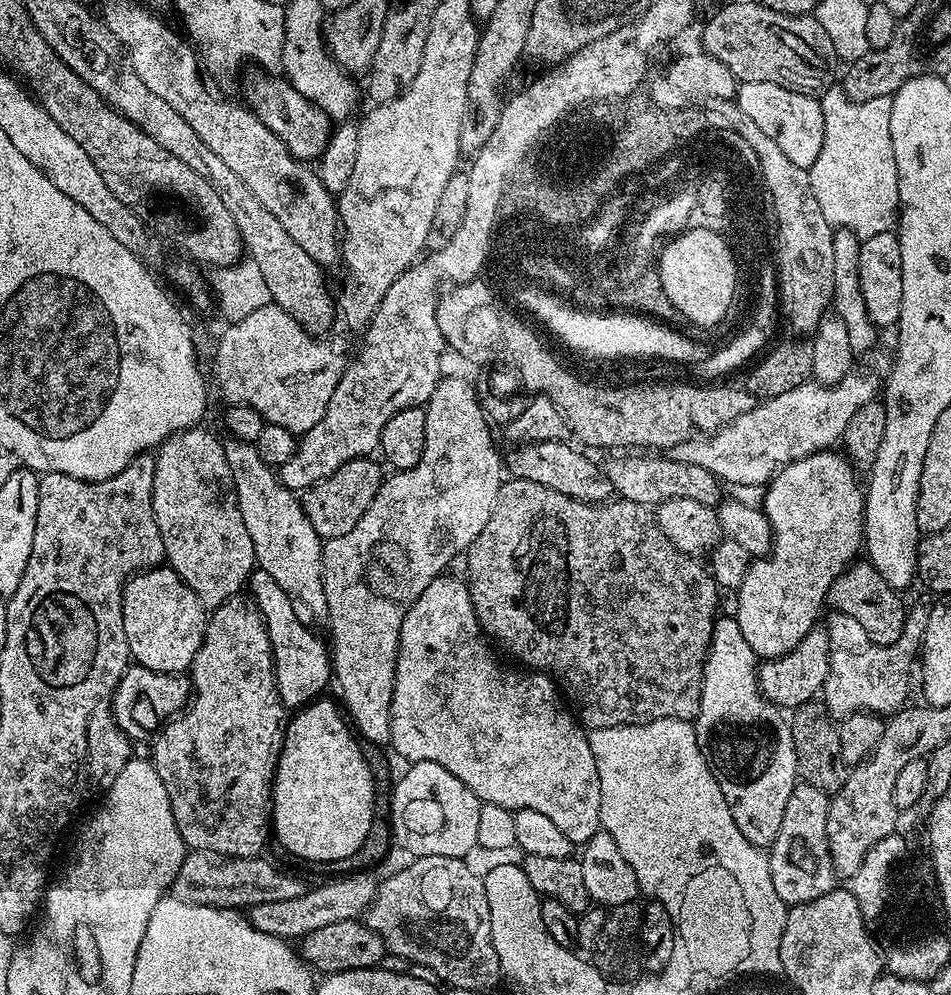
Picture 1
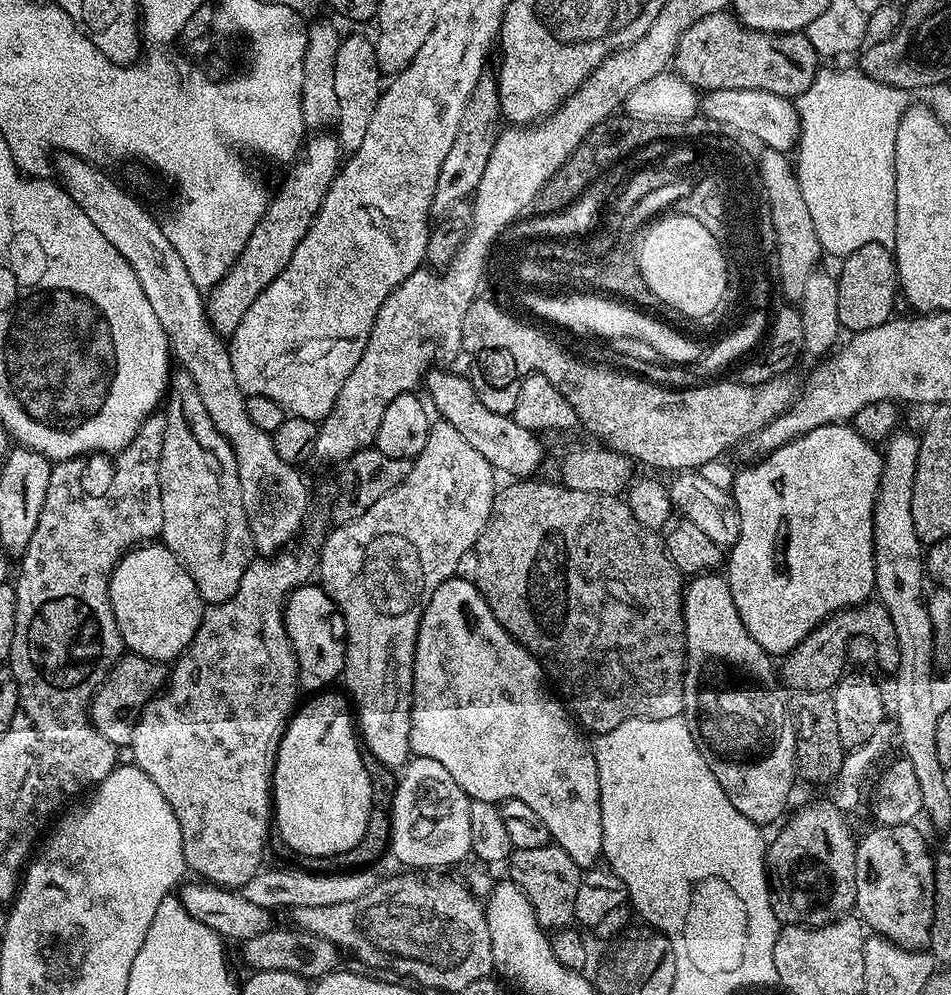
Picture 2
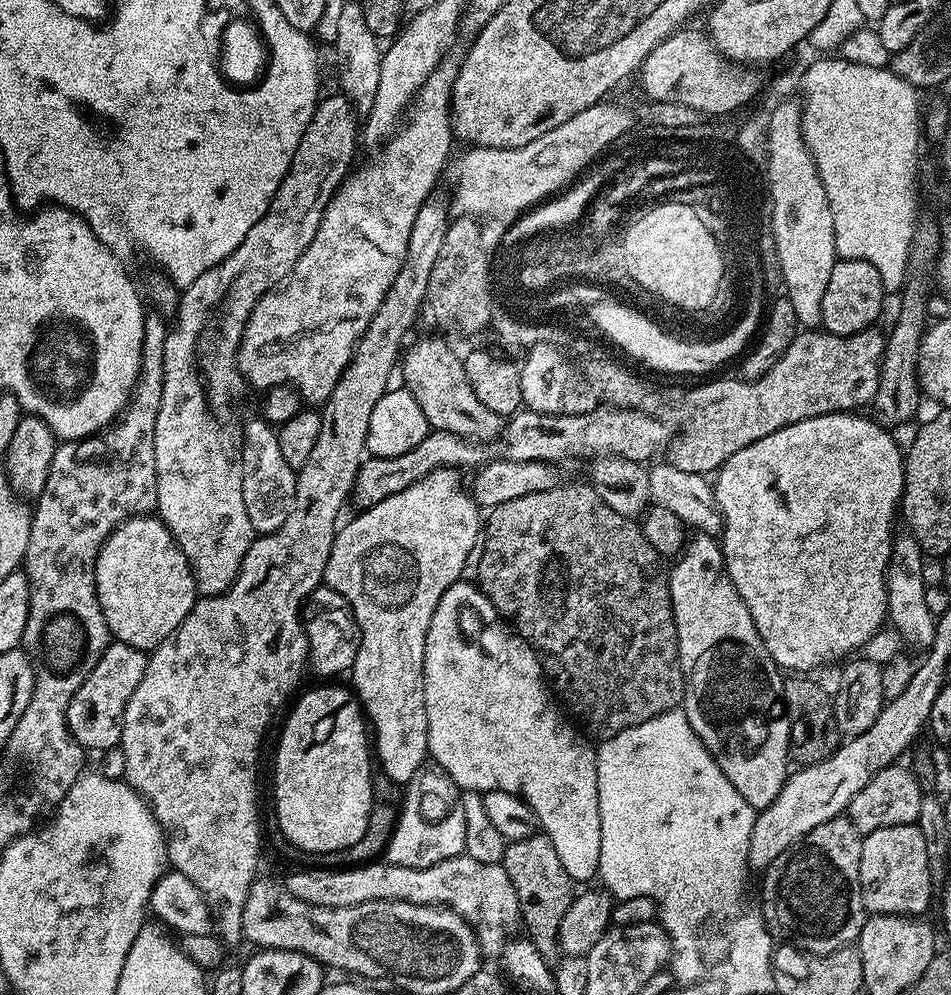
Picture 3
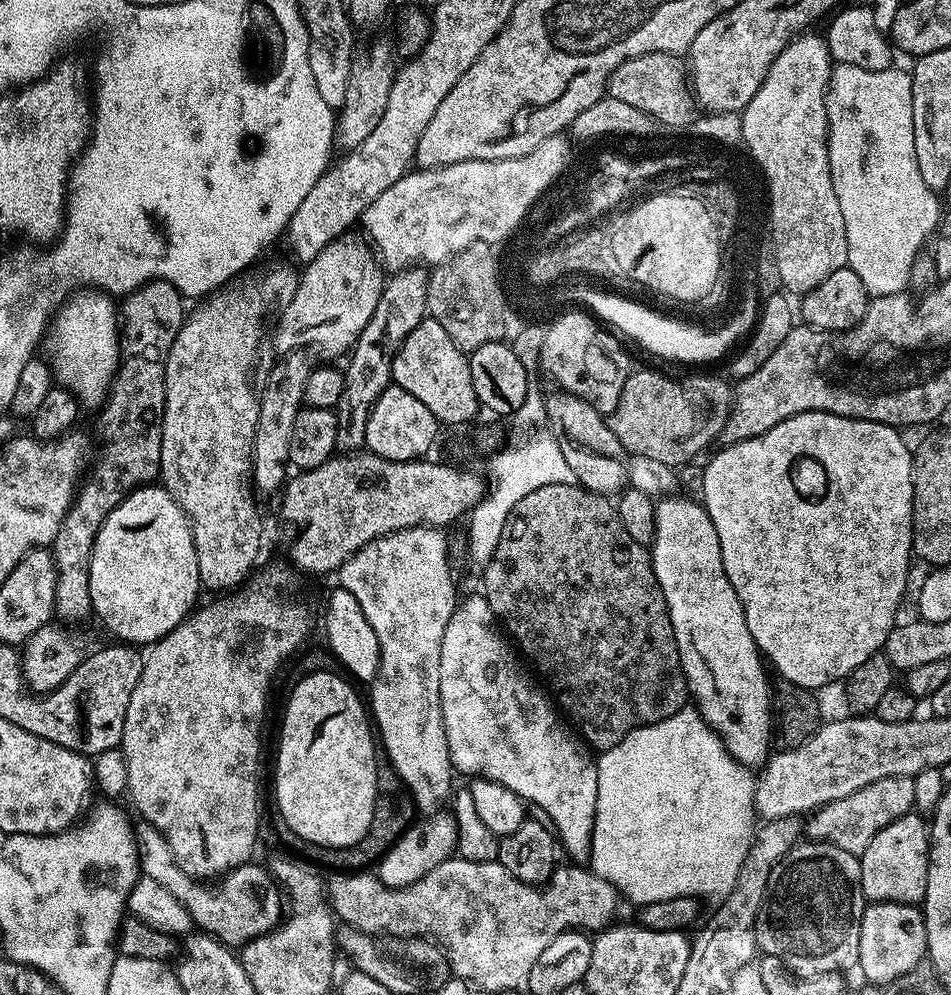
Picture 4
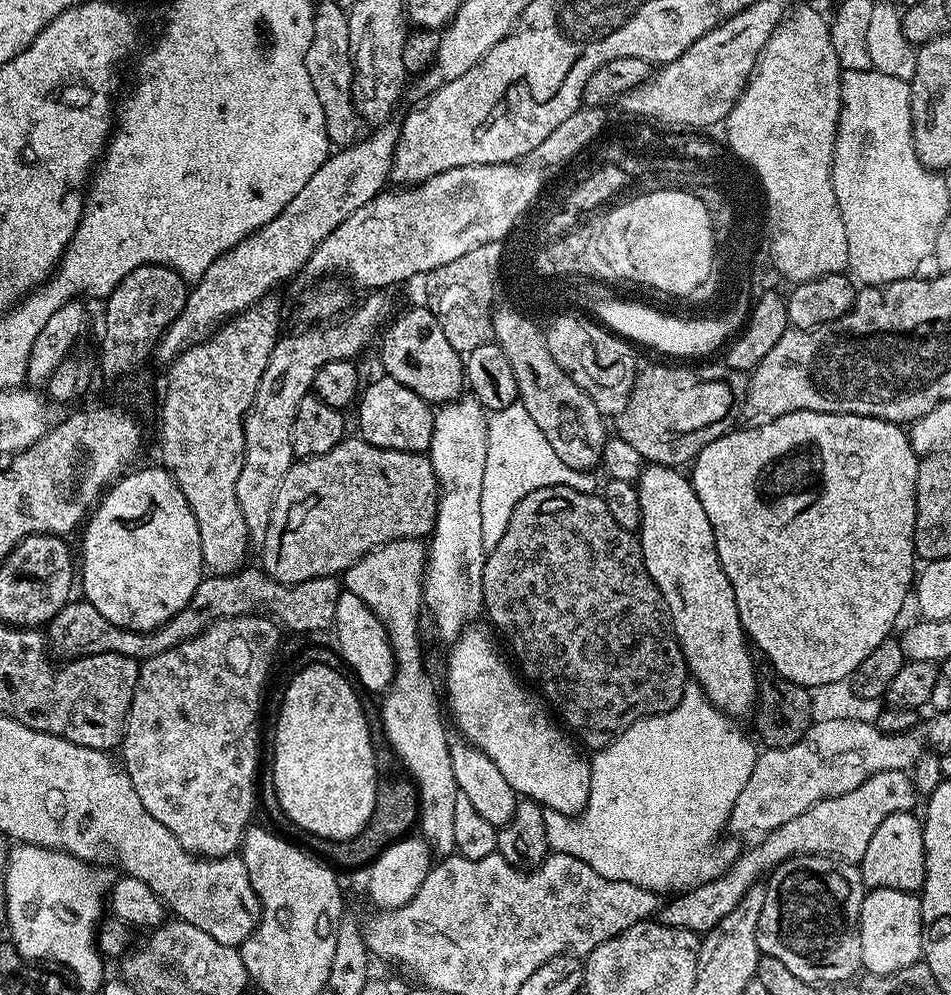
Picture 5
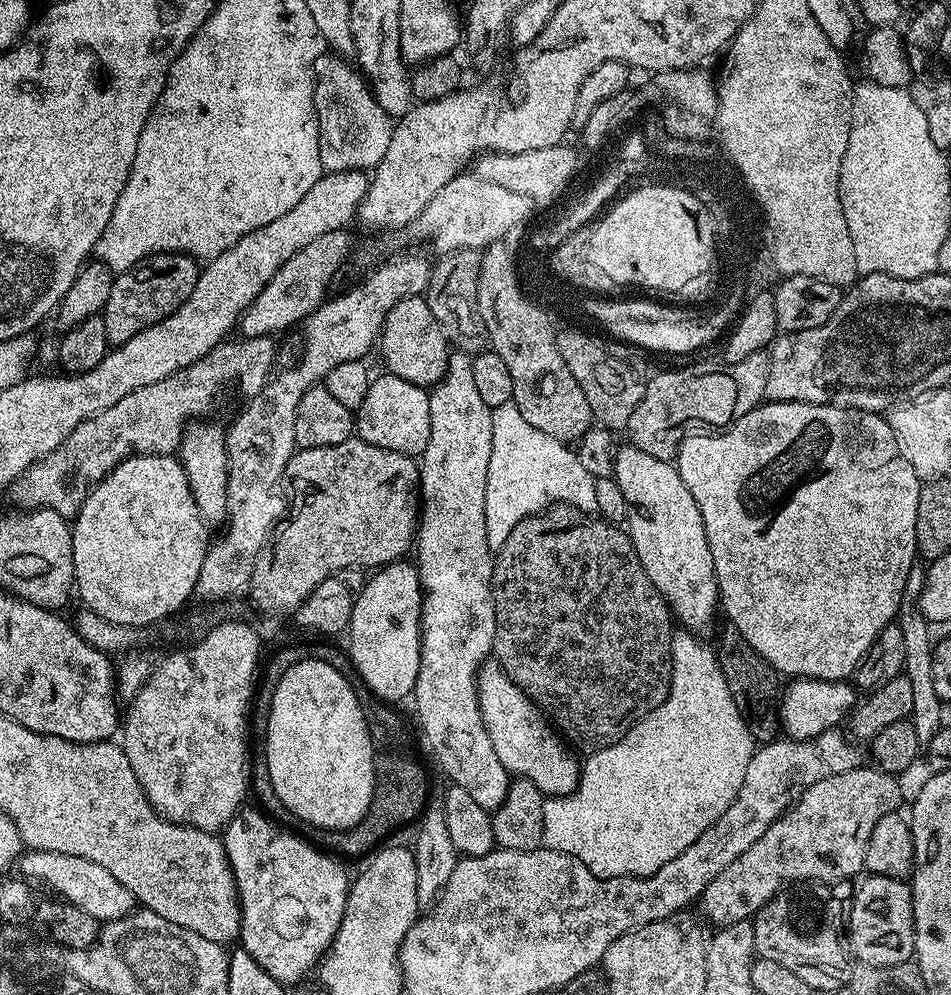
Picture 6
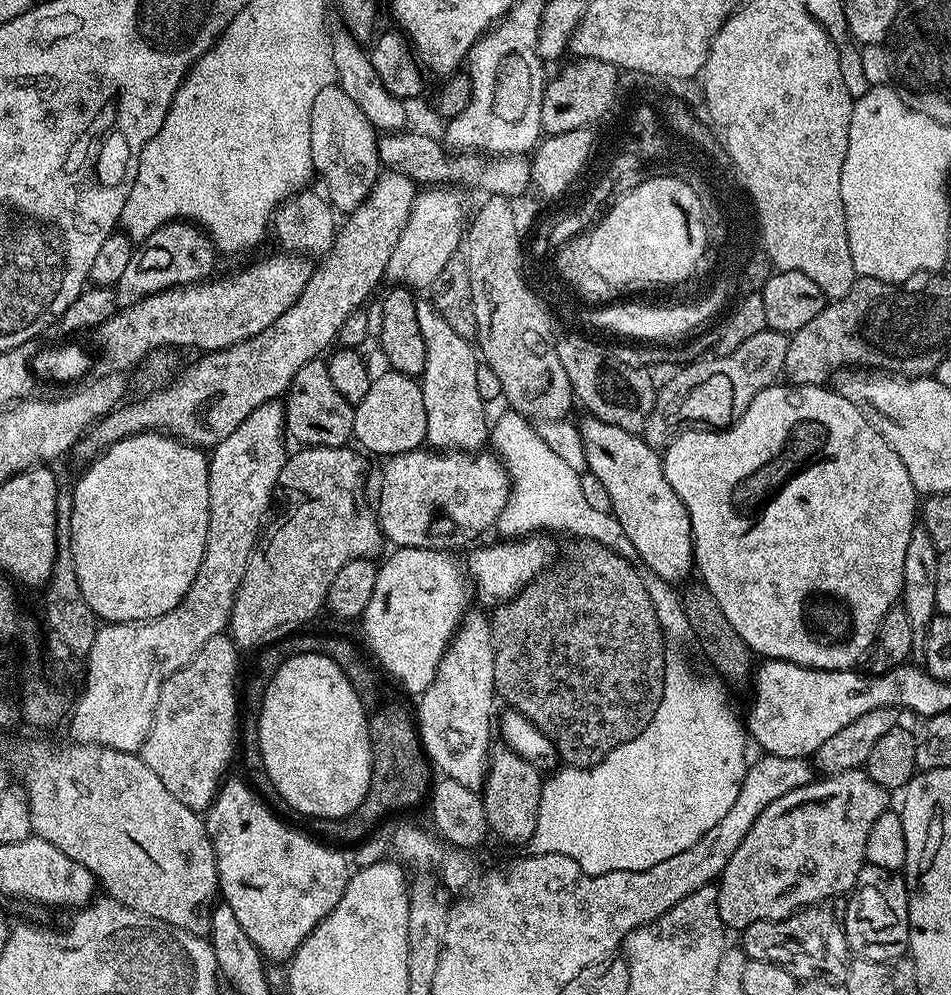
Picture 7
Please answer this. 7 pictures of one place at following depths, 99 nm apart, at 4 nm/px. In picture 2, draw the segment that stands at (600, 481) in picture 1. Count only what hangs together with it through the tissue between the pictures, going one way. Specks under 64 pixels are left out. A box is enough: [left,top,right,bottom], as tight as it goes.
[426,370,544,478]

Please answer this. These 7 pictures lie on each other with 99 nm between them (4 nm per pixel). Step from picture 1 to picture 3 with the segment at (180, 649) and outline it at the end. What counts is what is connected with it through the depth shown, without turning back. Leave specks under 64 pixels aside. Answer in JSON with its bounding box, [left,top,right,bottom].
[96,514,198,650]

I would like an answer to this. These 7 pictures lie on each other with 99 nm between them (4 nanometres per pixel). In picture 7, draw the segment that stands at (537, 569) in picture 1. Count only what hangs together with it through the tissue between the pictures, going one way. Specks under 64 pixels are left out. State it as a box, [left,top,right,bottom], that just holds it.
[490,539,666,768]

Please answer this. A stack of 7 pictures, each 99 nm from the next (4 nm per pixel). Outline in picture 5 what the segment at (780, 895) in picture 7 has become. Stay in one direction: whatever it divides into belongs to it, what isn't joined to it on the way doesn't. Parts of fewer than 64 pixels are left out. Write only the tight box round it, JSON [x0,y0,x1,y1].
[658,770,918,934]

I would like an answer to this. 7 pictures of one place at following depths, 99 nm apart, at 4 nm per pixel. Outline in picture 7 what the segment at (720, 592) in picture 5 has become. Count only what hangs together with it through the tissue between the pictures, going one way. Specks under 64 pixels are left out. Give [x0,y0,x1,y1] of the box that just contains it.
[578,414,694,581]

